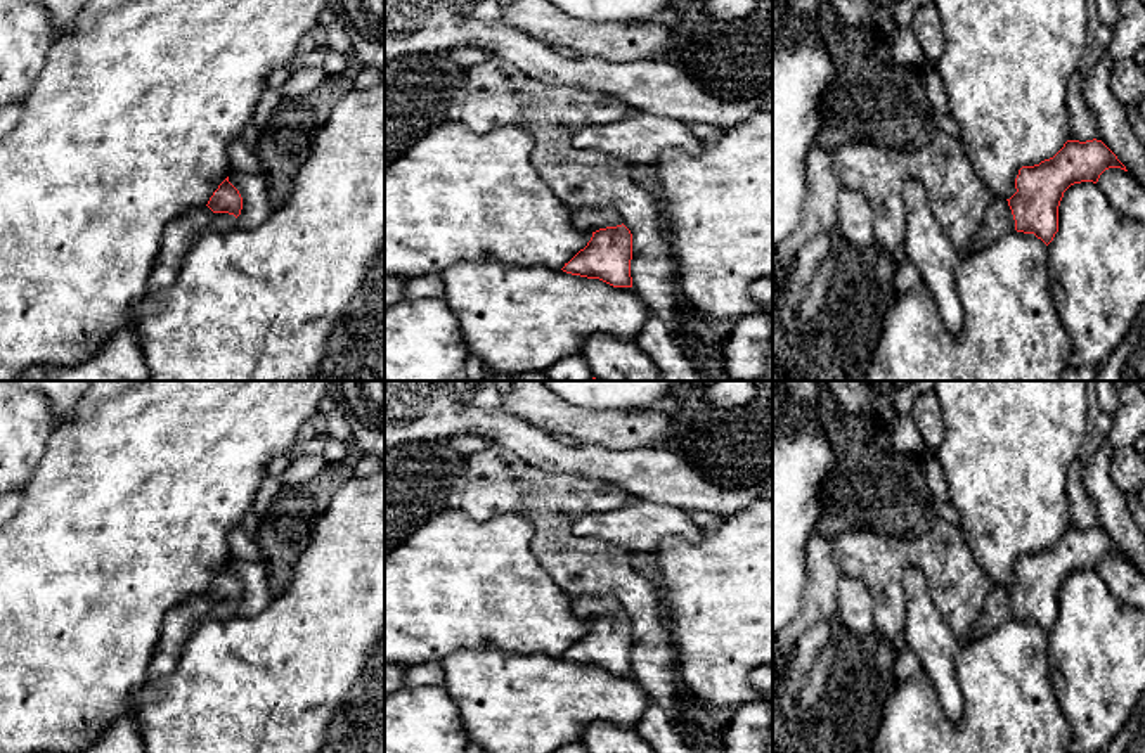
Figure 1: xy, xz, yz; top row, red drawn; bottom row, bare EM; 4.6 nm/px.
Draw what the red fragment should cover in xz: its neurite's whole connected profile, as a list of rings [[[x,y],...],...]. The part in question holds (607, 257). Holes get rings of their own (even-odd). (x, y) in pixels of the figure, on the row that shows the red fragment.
[[[570,208],[570,213],[573,227],[591,230],[592,237],[561,270],[613,287],[632,287],[632,234],[620,215],[599,208]]]

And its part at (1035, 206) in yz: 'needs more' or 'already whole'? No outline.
needs more

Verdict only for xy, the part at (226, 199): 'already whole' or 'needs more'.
needs more

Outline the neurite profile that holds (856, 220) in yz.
[[[842,189],[838,199],[838,232],[854,246],[875,242],[875,213],[868,197],[852,189]]]

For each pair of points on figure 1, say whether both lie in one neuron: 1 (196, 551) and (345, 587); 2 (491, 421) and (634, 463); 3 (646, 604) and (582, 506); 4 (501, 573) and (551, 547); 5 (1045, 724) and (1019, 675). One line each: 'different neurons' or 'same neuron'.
1: different neurons
2: same neuron
3: same neuron
4: different neurons
5: same neuron

